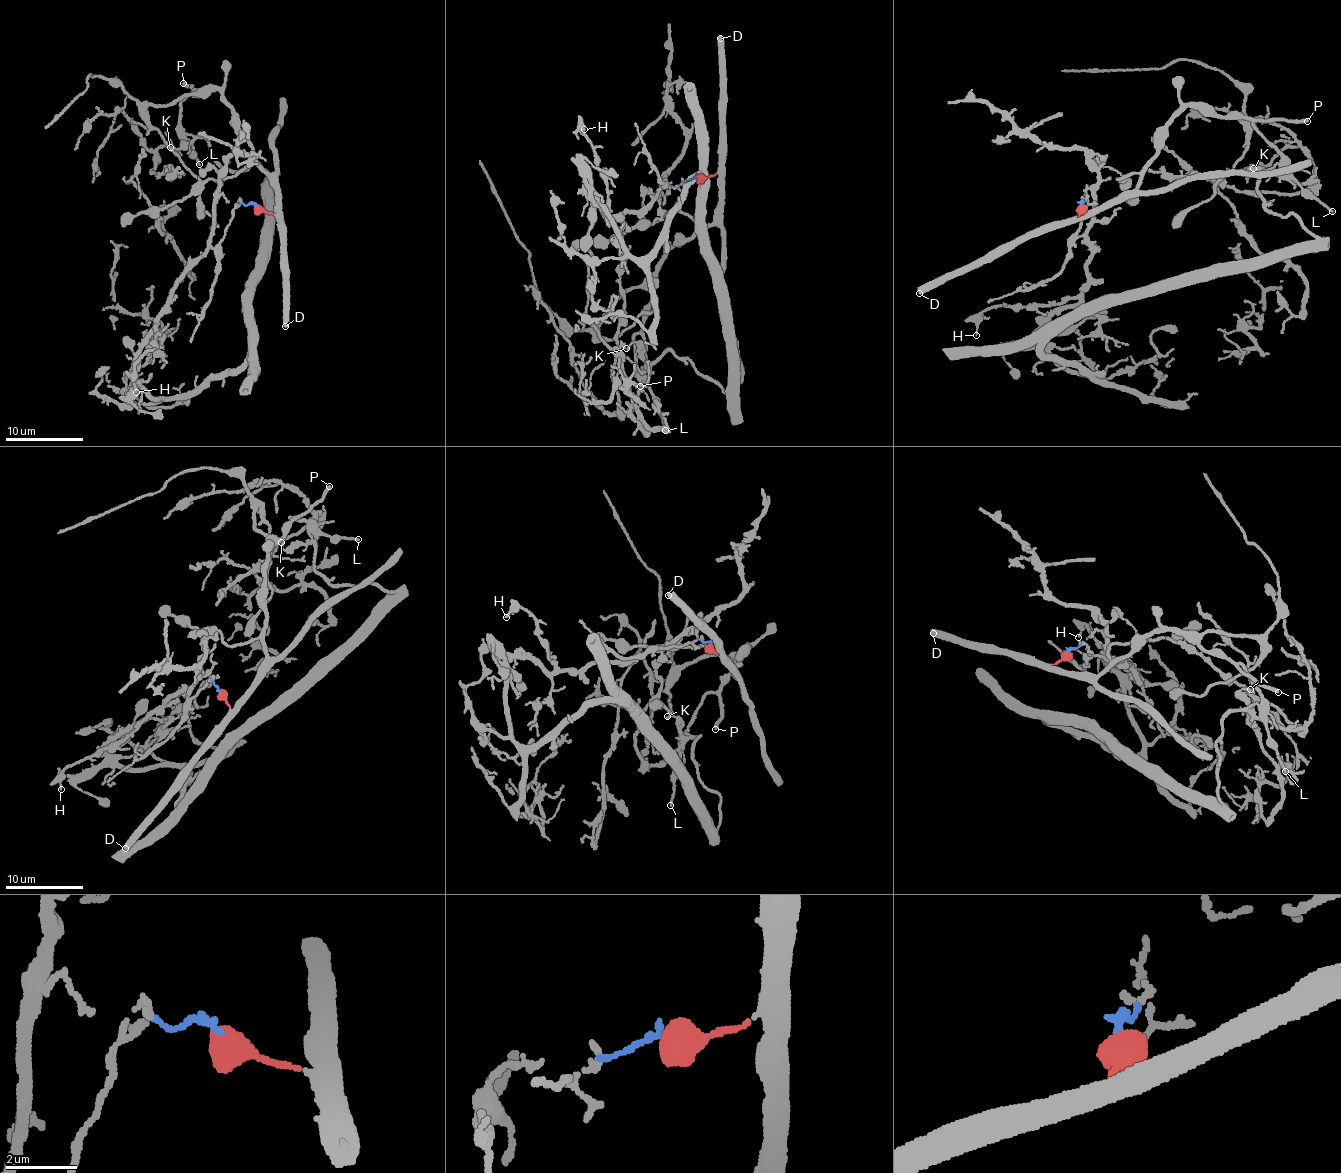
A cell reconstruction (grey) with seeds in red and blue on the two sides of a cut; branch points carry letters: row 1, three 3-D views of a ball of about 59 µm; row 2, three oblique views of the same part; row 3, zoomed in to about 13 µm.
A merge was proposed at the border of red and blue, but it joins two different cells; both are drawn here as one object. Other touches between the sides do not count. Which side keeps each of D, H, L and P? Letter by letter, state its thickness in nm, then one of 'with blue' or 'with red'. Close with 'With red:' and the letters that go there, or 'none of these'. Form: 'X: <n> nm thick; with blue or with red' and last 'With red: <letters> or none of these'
D: 500 nm thick; with red
H: 130 nm thick; with blue
L: 180 nm thick; with red
P: 320 nm thick; with red
With red: D, L, P

